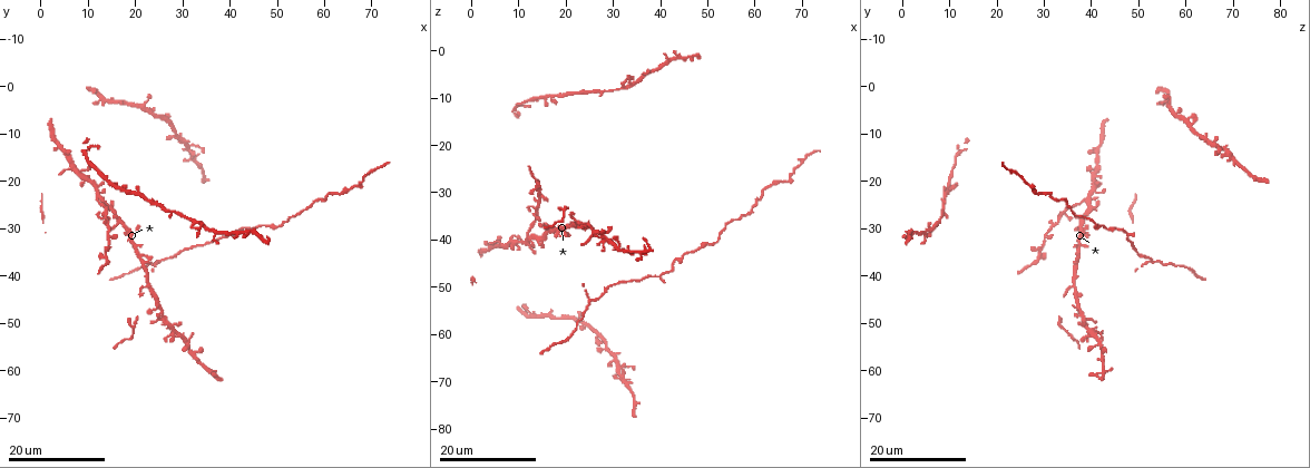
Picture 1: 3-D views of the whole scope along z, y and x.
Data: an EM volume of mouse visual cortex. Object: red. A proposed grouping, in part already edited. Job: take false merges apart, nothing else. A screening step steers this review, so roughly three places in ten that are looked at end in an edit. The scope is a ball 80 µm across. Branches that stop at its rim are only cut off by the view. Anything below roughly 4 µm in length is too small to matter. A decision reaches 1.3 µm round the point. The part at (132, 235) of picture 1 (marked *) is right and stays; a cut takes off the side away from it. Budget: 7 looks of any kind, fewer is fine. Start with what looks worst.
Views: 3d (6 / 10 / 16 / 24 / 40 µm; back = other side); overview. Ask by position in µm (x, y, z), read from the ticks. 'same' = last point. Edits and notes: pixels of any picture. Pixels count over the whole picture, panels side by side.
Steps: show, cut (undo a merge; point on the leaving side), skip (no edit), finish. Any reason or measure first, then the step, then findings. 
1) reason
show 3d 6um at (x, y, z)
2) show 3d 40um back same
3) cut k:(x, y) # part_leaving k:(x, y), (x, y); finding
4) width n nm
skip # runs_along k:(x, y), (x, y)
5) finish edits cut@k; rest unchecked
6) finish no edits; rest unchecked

branch point
show 3d 16um at (22.5, 42.0, 36.5)

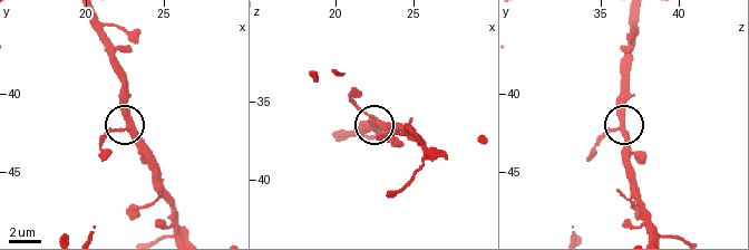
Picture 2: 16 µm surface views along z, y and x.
zoom in
show 3d 6um at (22.6, 42.4, 36.0)

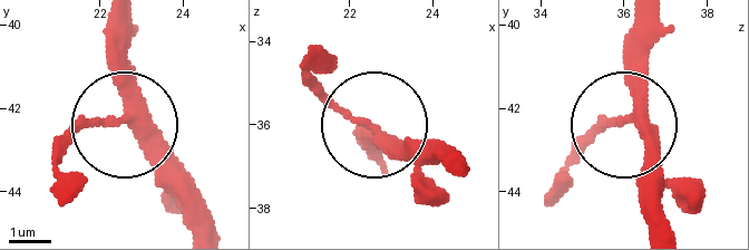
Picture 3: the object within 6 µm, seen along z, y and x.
skip # runs_along 3:(110, 27), (122, 113), (79, 134), (61, 162); one cell here

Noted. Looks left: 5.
three-way junction
show 3d 24um at (6.0, 16.5, 41.5)

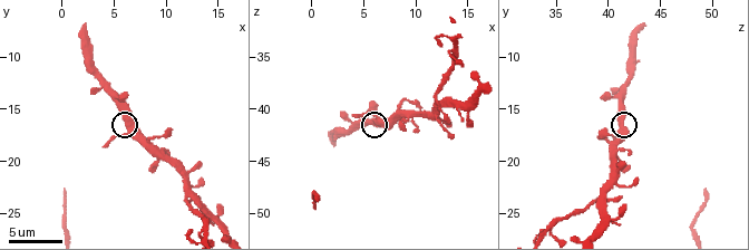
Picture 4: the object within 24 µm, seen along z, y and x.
show 3d 10um at (6.4, 17.2, 41.2)

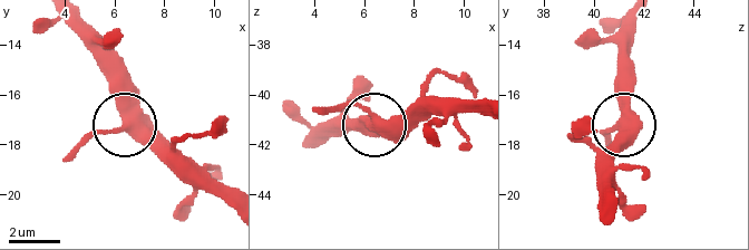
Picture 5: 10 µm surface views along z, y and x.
arms 3
skip # continuous, no second cell

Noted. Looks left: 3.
three-way junction
show 3d 16um at (25.5, 37.0, 53.0)

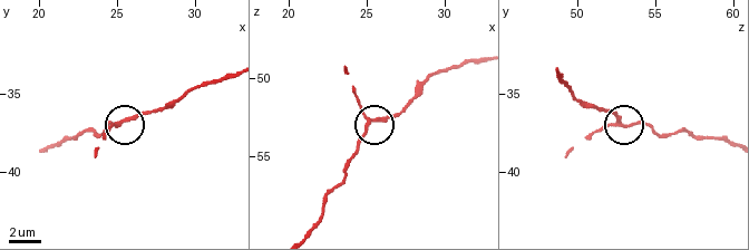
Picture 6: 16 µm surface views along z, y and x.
closer look
show 3d 6um at (25.2, 36.8, 52.8)

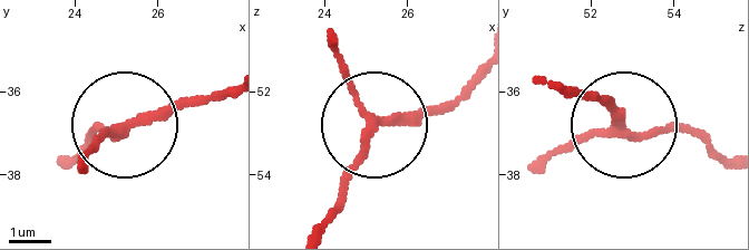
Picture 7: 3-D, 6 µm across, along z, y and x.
arms 3
skip # one cell here

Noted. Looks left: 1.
finish no edits; rest unchecked

